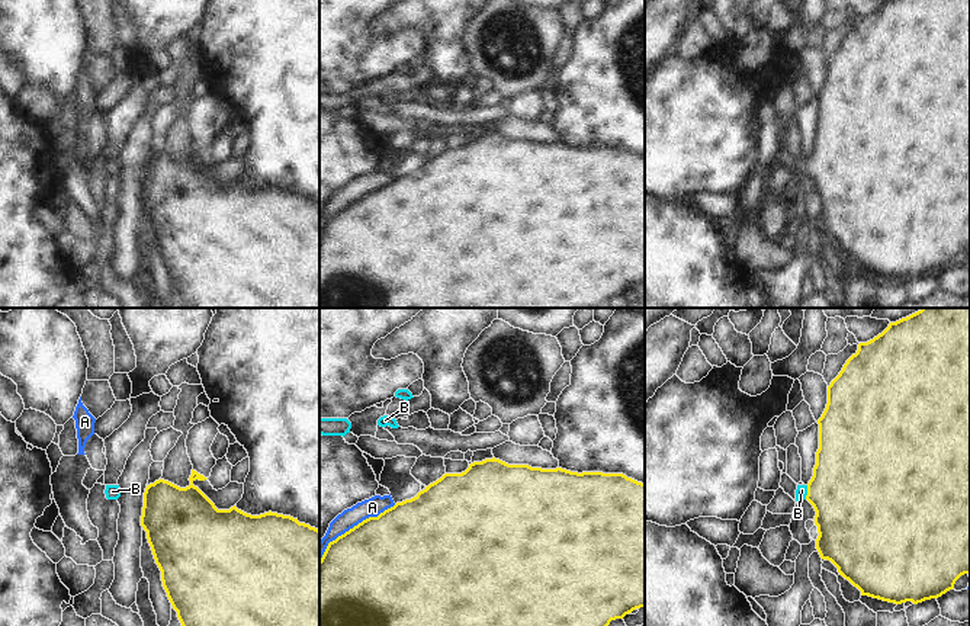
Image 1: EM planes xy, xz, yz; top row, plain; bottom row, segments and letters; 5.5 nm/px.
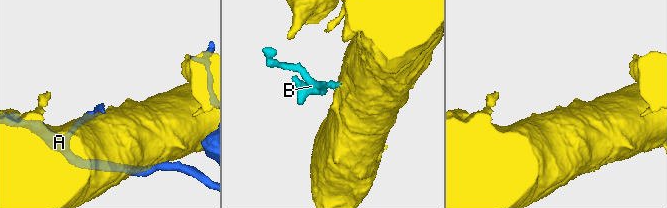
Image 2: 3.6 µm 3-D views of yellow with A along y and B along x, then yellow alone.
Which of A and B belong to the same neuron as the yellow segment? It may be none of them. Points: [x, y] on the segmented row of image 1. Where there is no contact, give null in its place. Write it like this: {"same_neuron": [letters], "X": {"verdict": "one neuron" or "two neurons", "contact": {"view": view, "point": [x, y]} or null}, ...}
{"same_neuron": ["B"], "A": {"verdict": "two neurons", "contact": {"view": "xz", "point": [355, 526]}}, "B": {"verdict": "one neuron", "contact": {"view": "yz", "point": [808, 493]}}}

